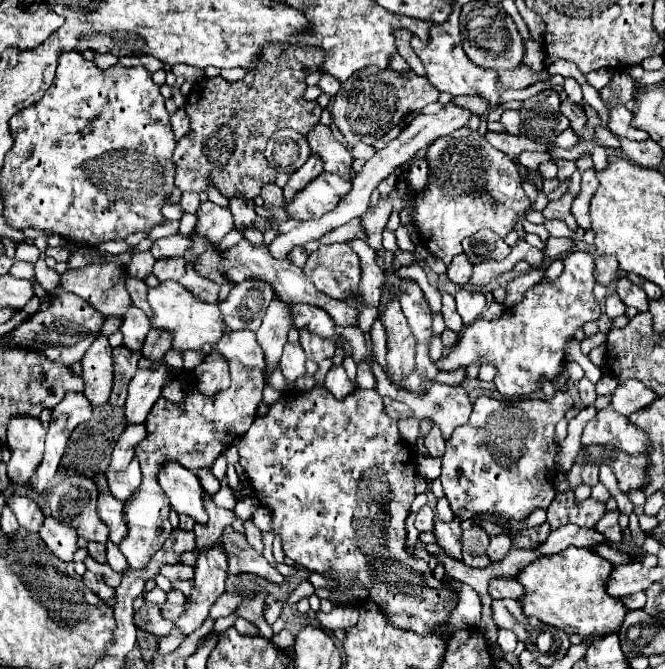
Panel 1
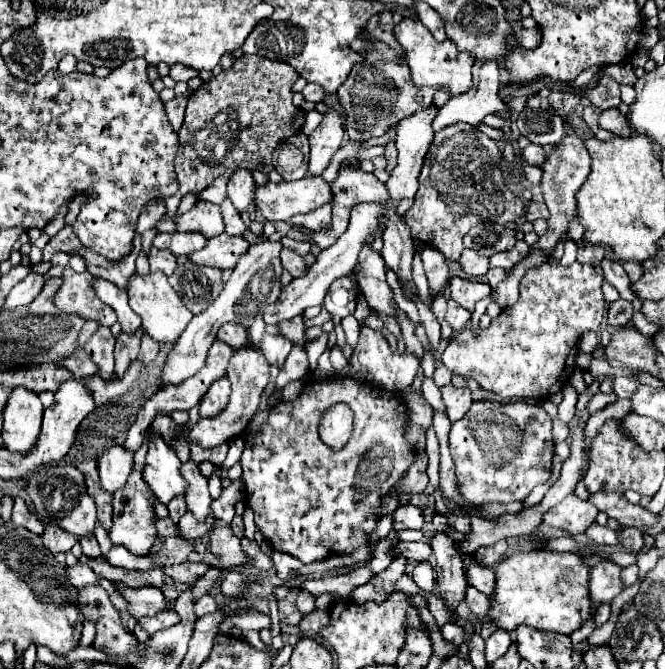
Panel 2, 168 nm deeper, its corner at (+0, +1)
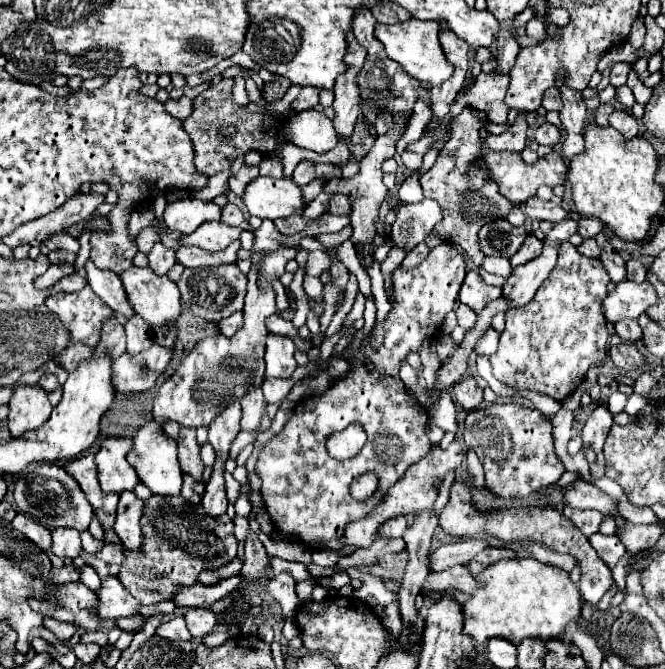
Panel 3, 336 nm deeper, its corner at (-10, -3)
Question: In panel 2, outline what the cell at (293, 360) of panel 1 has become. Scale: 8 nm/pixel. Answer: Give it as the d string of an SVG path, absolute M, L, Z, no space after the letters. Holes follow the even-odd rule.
M265 334L257 348L265 354L269 364L277 364L279 368L283 368L285 360L287 360L287 354L293 348L293 342L289 342L289 338L285 338L285 336L269 336L269 334Z

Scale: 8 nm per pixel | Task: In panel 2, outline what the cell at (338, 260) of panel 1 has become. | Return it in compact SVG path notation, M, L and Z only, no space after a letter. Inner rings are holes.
M283 248L283 252L281 252L281 262L283 262L283 268L287 268L287 270L291 272L291 276L297 278L297 276L305 274L305 272L313 266L315 256L313 256L313 254L309 254L309 256L299 256L299 254L295 254L293 250Z

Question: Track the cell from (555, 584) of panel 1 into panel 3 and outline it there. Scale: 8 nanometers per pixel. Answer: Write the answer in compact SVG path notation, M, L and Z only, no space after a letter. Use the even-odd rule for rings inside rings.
M531 558L499 560L475 576L479 588L461 606L463 634L469 634L479 644L491 638L505 638L519 644L523 638L557 638L567 622L577 622L581 614L581 594L569 574L541 564Z

